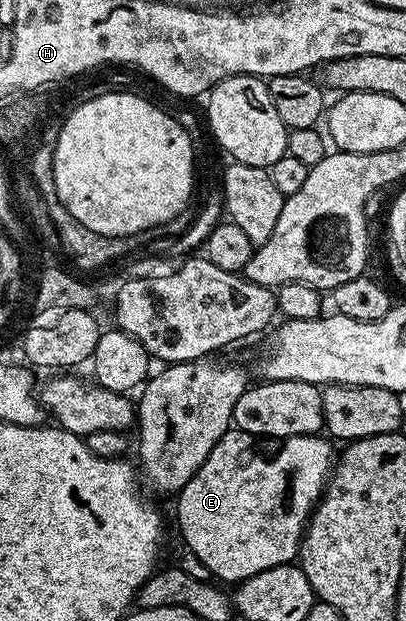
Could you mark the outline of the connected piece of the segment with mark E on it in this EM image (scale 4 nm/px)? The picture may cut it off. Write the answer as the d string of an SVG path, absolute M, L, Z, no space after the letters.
M230 427L221 436L219 443L215 443L215 447L211 451L211 455L207 455L203 467L199 467L199 471L195 471L193 478L182 487L180 493L176 494L175 501L177 501L177 525L181 528L182 539L189 544L190 551L201 560L202 567L218 577L213 576L218 582L233 581L232 583L240 583L251 579L252 576L259 575L263 571L267 571L271 567L288 565L298 560L301 552L301 539L305 535L306 525L309 524L309 515L317 508L317 503L321 500L329 474L335 464L335 449L333 453L332 444L334 445L334 442L325 435L295 435L294 437L284 438L278 444L281 446L273 453L272 447L269 446L272 444L262 444L253 434L245 433L242 429L236 427Z

